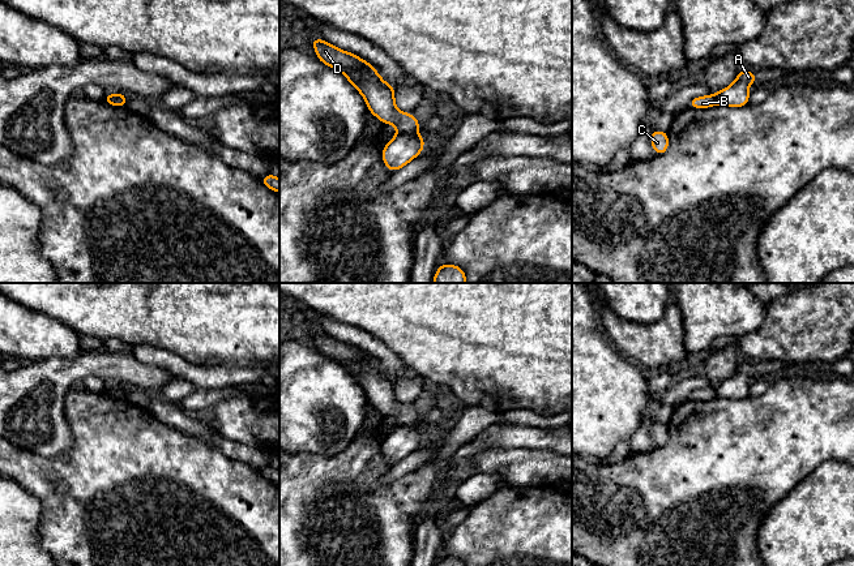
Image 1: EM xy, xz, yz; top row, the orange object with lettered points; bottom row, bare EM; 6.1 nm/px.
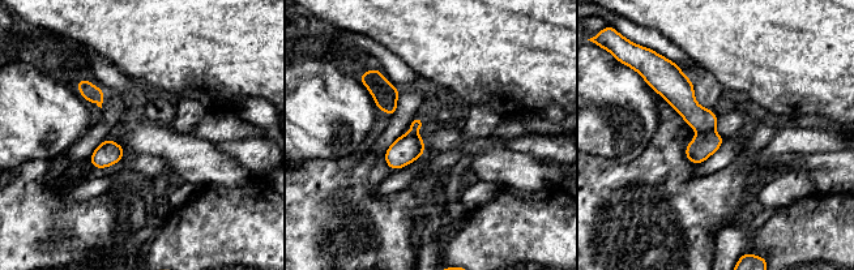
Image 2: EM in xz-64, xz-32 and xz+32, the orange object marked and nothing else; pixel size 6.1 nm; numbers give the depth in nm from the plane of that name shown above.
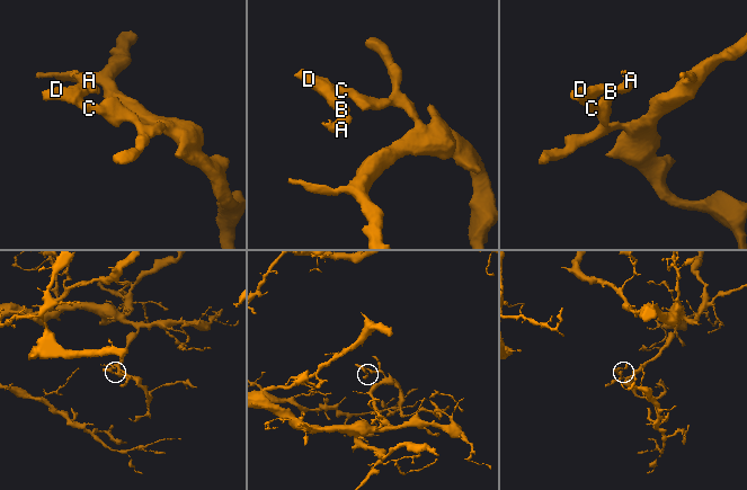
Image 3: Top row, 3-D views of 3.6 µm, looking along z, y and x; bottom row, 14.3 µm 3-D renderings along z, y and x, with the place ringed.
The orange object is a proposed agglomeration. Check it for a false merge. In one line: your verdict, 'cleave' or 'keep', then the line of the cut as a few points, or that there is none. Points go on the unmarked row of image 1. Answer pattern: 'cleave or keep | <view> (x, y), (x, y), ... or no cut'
cleave | xz (415, 424), (397, 427)

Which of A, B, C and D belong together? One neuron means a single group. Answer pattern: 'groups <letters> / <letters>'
groups A / B C D

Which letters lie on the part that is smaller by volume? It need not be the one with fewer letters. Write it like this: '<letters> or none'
A

